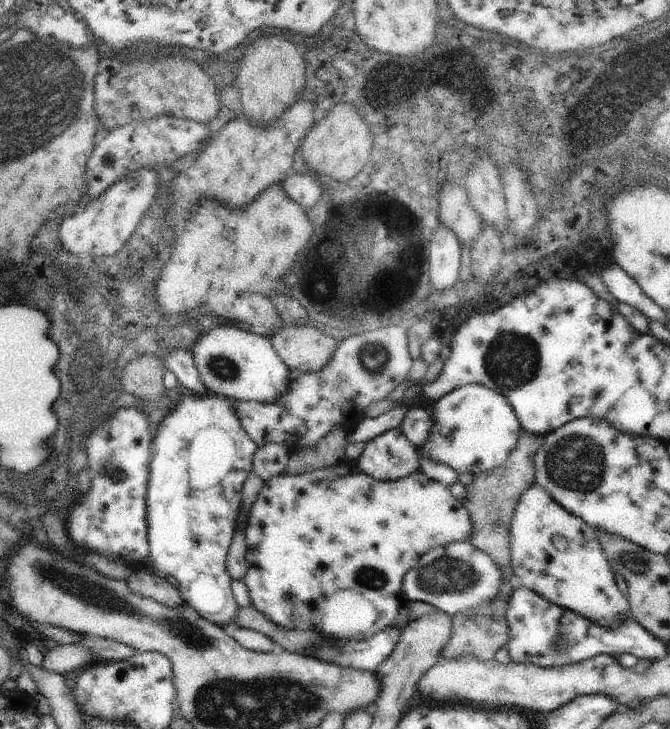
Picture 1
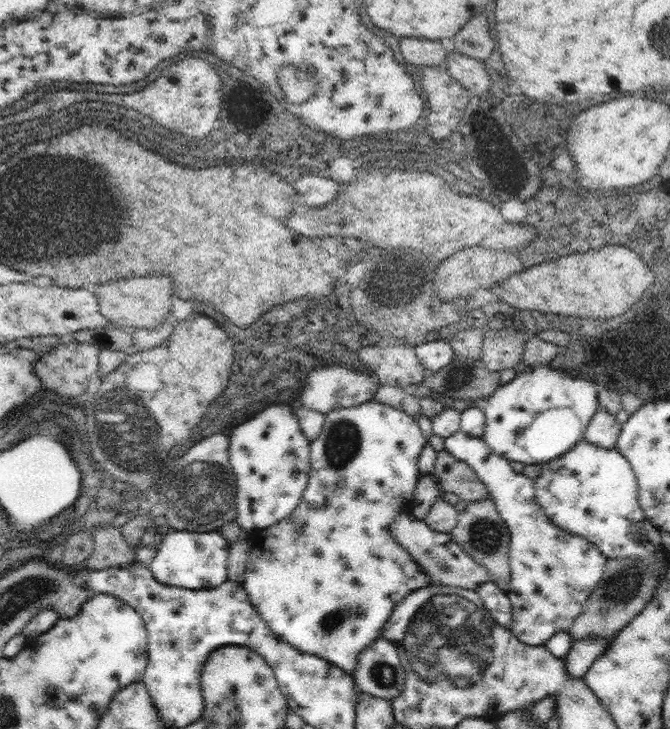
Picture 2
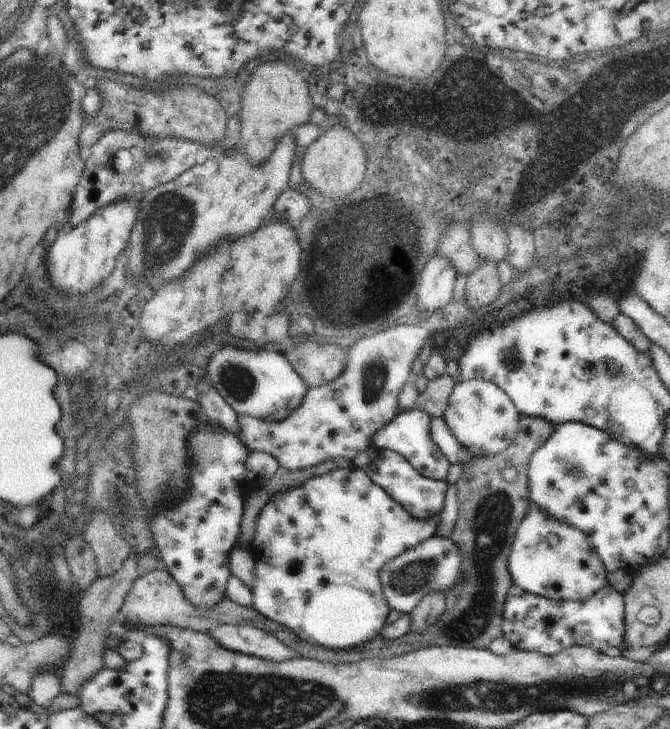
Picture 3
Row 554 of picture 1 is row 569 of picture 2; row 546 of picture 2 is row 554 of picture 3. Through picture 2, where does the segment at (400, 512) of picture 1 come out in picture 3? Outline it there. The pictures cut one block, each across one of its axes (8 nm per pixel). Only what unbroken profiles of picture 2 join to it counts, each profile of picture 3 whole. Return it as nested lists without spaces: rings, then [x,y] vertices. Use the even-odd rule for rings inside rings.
[[[359,468],[333,470],[309,478],[303,486],[271,496],[255,520],[253,540],[249,542],[249,550],[255,558],[255,582],[251,588],[253,608],[265,618],[285,624],[307,644],[341,652],[367,644],[383,632],[391,612],[379,580],[383,566],[433,538],[439,524],[439,514],[429,520],[415,518]]]

